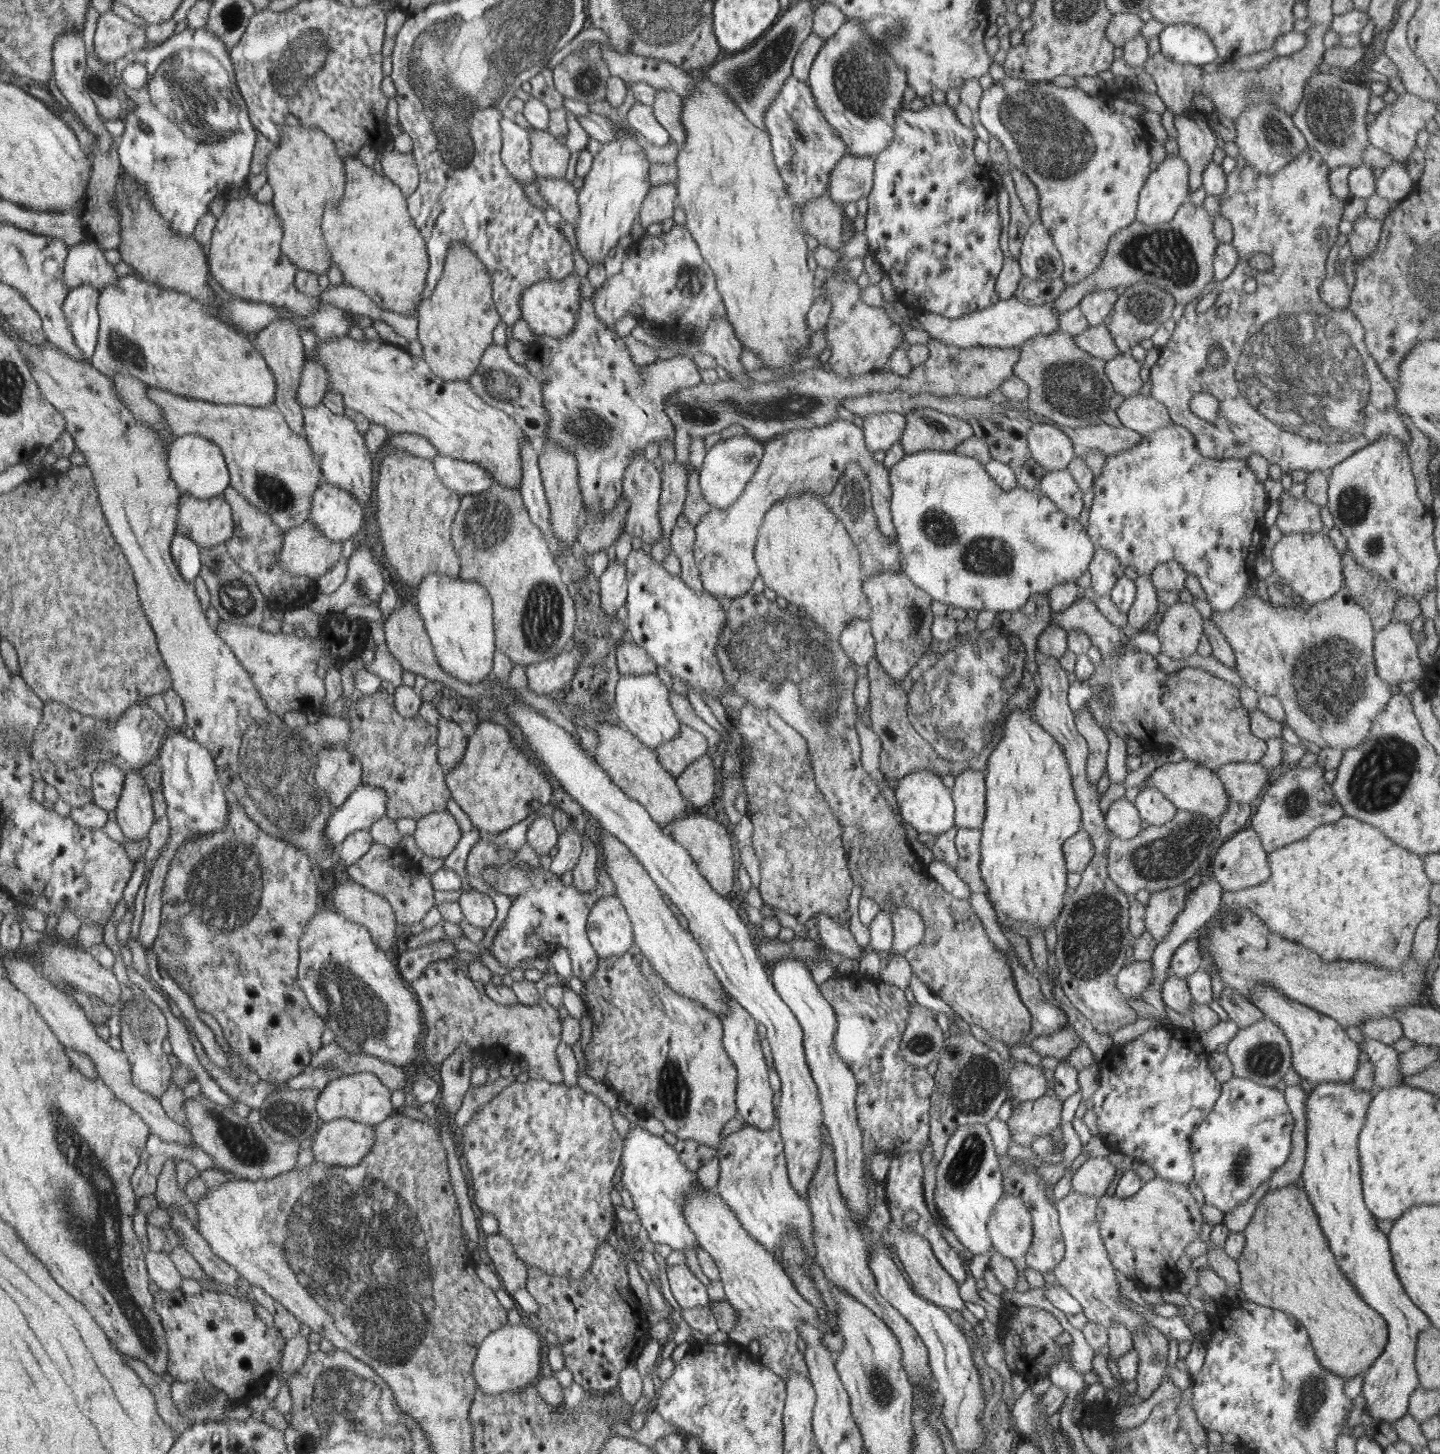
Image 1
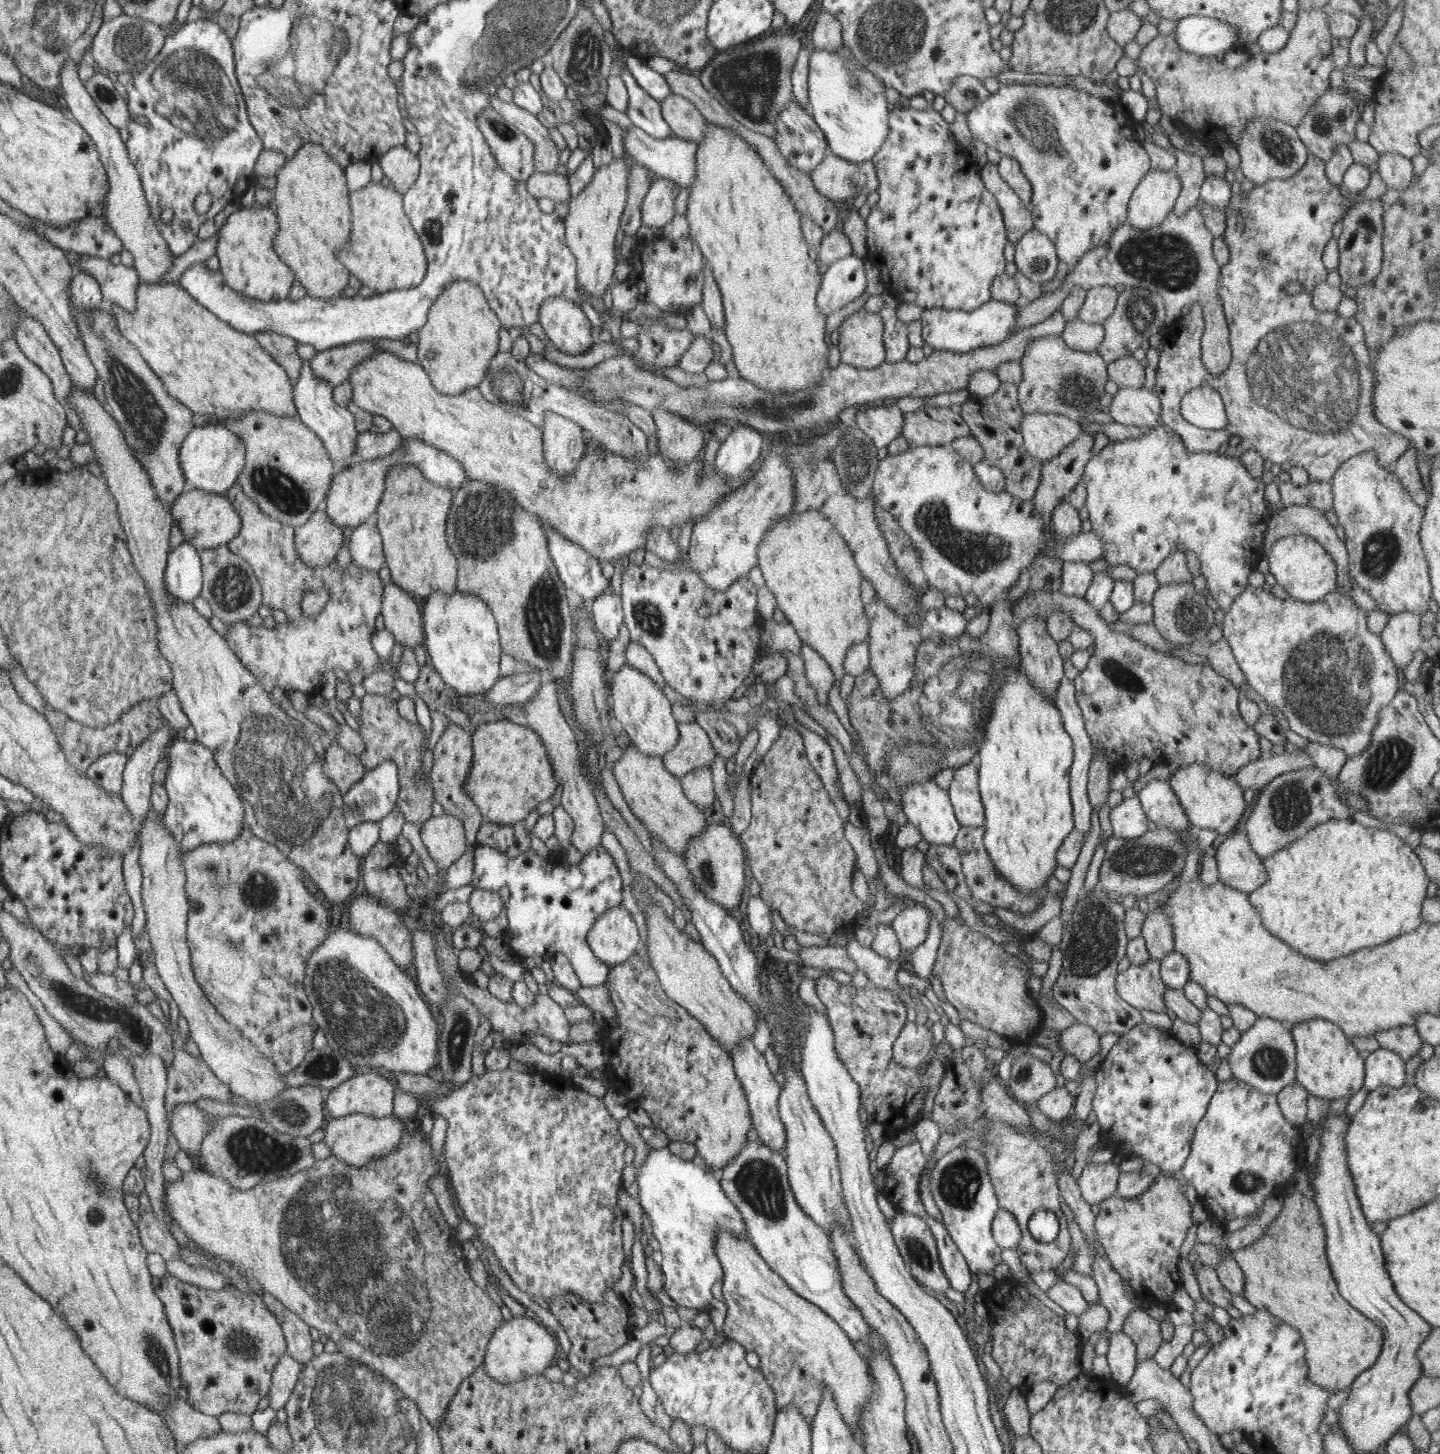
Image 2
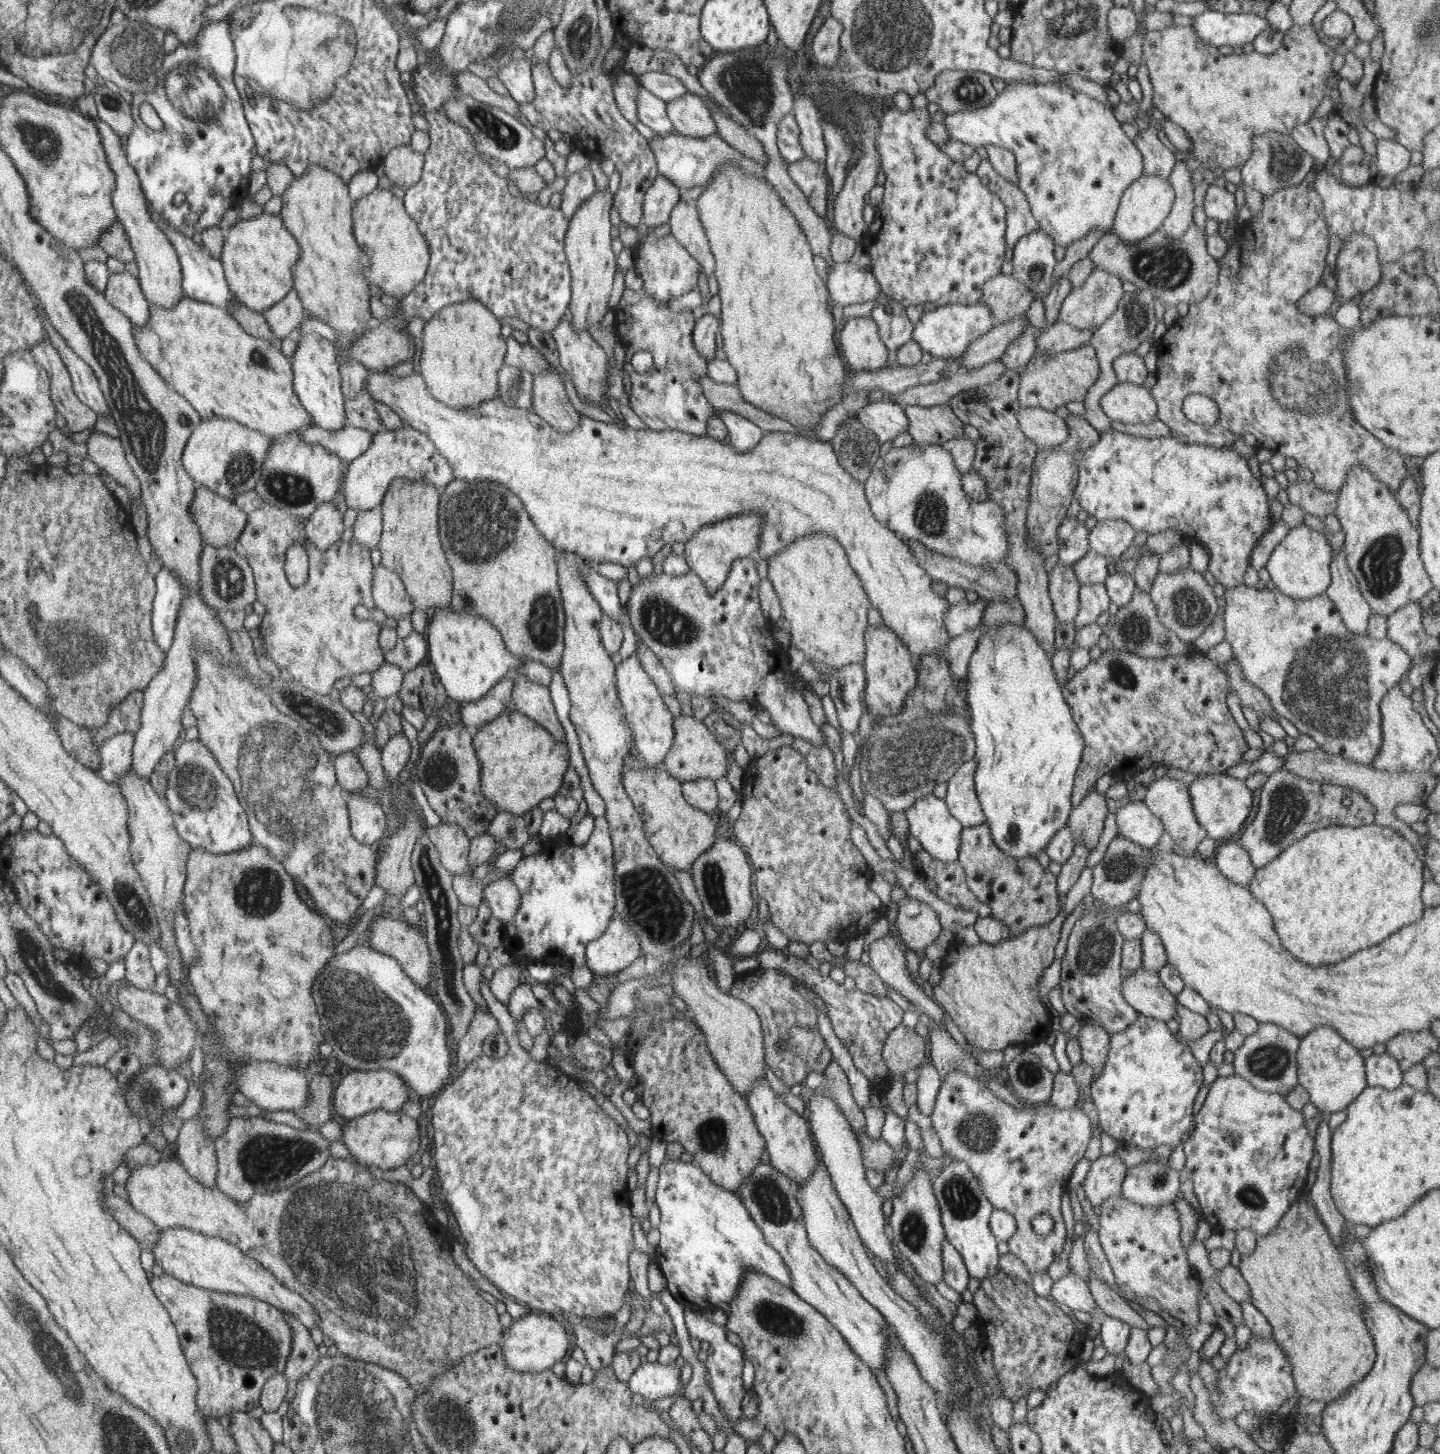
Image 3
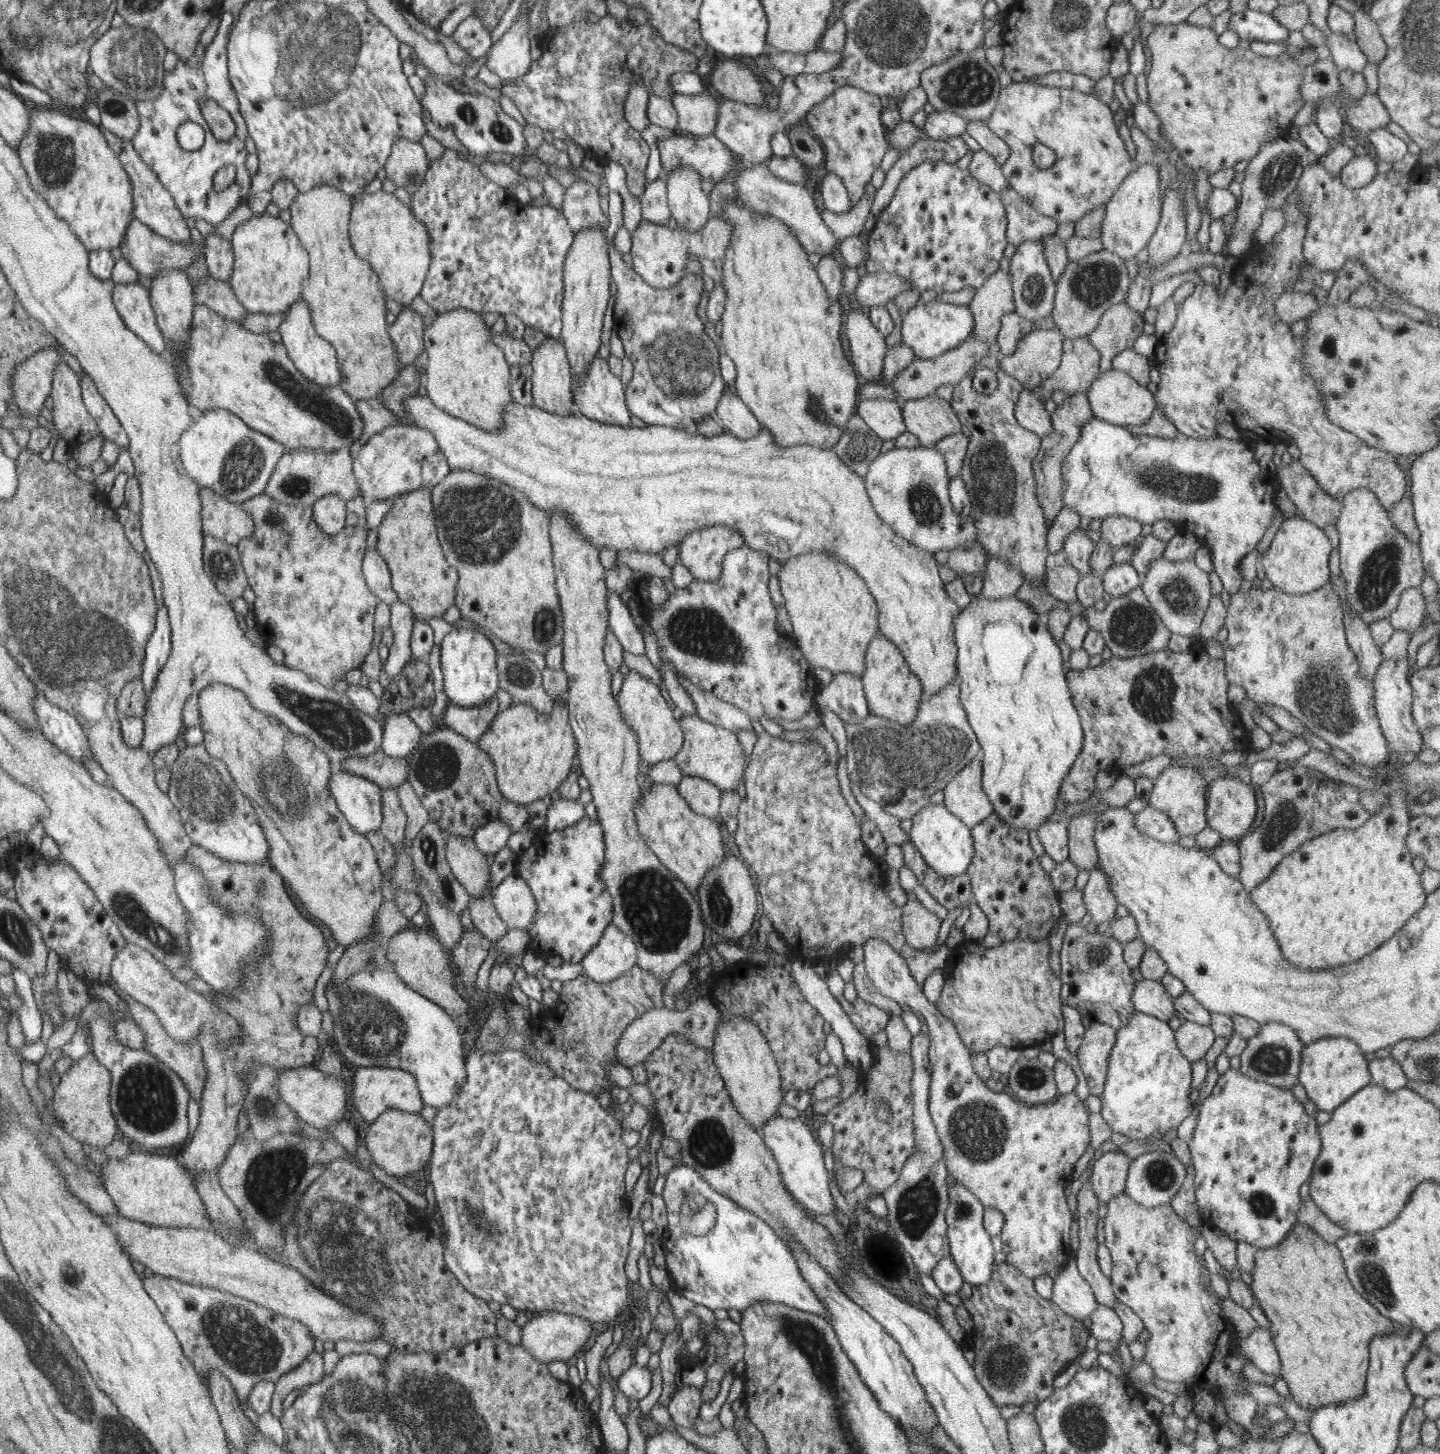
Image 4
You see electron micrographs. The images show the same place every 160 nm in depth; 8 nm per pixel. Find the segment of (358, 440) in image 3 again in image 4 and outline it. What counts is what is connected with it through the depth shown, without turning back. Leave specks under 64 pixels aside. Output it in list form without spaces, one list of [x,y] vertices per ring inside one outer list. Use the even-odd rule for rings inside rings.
[[[223,408],[201,411],[197,420],[181,434],[179,440],[180,461],[185,472],[202,487],[210,488],[225,499],[239,504],[261,495],[280,456],[285,453],[284,444],[249,428],[235,413]]]

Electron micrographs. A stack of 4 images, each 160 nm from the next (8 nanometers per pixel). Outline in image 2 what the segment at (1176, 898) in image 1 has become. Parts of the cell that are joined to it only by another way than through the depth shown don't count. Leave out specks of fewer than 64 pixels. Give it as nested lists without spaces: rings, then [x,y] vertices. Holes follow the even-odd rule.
[[[1157,906],[1144,915],[1140,935],[1151,959],[1160,961],[1168,952],[1173,950],[1173,931],[1168,916]]]

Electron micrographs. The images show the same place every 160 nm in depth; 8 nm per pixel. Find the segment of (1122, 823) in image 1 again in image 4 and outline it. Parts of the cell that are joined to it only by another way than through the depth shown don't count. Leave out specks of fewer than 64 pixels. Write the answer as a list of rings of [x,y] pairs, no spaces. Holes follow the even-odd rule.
[[[1147,805],[1134,814],[1133,826],[1147,837],[1161,843],[1175,843],[1179,840],[1173,823],[1164,812]]]

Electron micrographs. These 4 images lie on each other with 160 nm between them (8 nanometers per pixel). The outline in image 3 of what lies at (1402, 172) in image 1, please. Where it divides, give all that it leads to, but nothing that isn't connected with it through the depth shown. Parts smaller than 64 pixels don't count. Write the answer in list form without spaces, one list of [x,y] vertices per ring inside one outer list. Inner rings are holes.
[[[1377,139],[1373,171],[1393,178],[1409,164],[1409,151],[1391,139]]]

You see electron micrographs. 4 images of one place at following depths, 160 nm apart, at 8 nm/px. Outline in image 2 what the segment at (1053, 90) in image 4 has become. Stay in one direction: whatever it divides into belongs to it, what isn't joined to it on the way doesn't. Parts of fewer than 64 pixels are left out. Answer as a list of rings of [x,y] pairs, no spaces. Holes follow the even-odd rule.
[[[1009,82],[965,116],[973,140],[981,140],[986,146],[1017,161],[1032,188],[1032,226],[1053,243],[1056,258],[1063,261],[1067,268],[1075,267],[1090,249],[1107,243],[1118,226],[1126,222],[1128,200],[1143,175],[1151,170],[1142,143],[1133,137],[1136,124],[1125,114],[1122,106],[1070,86]]]

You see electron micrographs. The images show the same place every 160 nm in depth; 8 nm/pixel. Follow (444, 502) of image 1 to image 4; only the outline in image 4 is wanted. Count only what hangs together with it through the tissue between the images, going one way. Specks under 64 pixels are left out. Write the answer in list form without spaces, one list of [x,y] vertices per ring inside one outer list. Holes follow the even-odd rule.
[[[428,486],[400,493],[392,499],[391,510],[381,519],[377,527],[376,551],[383,558],[390,572],[390,585],[398,596],[398,601],[405,603],[417,618],[427,620],[445,612],[453,602],[453,590],[457,580],[455,568],[448,564],[436,535],[435,514],[432,512],[432,493]]]

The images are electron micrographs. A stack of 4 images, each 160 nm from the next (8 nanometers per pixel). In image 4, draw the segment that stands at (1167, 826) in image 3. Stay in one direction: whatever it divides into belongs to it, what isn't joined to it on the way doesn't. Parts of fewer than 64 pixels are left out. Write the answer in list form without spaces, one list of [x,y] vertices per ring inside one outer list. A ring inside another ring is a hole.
[[[1170,767],[1159,773],[1153,781],[1147,804],[1153,809],[1164,812],[1173,823],[1180,837],[1192,836],[1206,827],[1205,799],[1208,784],[1199,775],[1196,768]]]

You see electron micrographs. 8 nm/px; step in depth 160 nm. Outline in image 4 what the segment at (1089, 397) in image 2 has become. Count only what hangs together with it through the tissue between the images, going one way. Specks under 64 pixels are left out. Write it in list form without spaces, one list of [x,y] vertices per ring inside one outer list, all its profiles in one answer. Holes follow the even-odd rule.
[[[1087,337],[1064,338],[1059,367],[1050,375],[1048,382],[1029,391],[1041,403],[1042,399],[1050,398],[1055,390],[1066,394],[1086,393],[1099,372],[1097,353]]]

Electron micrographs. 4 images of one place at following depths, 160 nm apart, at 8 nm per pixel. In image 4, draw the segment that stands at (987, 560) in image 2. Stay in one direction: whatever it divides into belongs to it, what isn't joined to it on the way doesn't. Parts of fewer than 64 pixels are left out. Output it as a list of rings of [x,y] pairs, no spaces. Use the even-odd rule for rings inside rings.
[[[893,447],[884,453],[879,453],[868,466],[864,476],[864,489],[873,511],[881,519],[881,522],[889,525],[893,532],[903,540],[910,542],[921,550],[934,553],[939,549],[970,548],[972,544],[978,543],[978,528],[974,516],[971,514],[962,517],[954,513],[949,502],[948,484],[950,478],[946,473],[943,455],[934,447]]]

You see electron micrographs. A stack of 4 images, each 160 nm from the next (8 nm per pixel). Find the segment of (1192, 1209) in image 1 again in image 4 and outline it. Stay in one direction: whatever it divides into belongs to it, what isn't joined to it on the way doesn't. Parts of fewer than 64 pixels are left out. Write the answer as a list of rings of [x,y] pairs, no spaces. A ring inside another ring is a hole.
[[[1122,1192],[1111,1198],[1106,1206],[1103,1232],[1105,1247],[1112,1263],[1108,1276],[1110,1287],[1116,1300],[1128,1306],[1147,1330],[1149,1339],[1144,1344],[1143,1362],[1146,1362],[1161,1380],[1192,1384],[1190,1395],[1195,1386],[1206,1390],[1213,1398],[1220,1399],[1226,1413],[1225,1398],[1228,1394],[1244,1393],[1233,1376],[1237,1374],[1241,1378],[1241,1366],[1248,1358],[1237,1349],[1235,1332],[1221,1313],[1222,1298],[1214,1292],[1207,1293],[1201,1285],[1201,1267],[1205,1267],[1205,1262],[1203,1256],[1199,1258],[1194,1252],[1196,1232],[1175,1215],[1169,1203],[1147,1209],[1130,1200]]]

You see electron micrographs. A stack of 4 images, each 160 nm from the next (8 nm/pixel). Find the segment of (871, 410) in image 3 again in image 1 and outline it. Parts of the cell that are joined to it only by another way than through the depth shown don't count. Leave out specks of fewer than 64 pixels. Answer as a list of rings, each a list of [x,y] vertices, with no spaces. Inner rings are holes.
[[[875,412],[861,416],[864,445],[872,453],[886,451],[893,442],[900,440],[905,428],[904,415],[891,412]]]

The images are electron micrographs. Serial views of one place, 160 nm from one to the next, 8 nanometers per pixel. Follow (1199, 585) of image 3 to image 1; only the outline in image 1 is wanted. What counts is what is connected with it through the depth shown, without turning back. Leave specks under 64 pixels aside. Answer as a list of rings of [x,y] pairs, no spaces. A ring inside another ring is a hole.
[[[1177,601],[1167,607],[1159,621],[1156,632],[1160,652],[1173,660],[1185,660],[1195,653],[1202,633],[1203,618],[1191,603]]]

